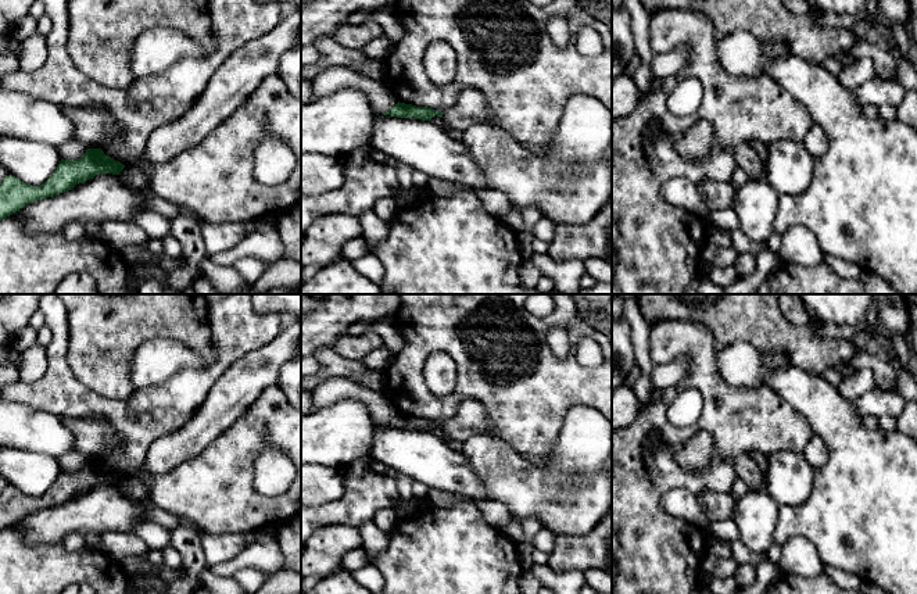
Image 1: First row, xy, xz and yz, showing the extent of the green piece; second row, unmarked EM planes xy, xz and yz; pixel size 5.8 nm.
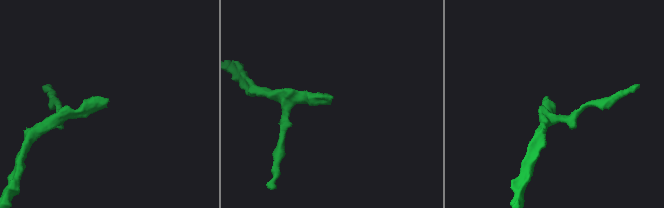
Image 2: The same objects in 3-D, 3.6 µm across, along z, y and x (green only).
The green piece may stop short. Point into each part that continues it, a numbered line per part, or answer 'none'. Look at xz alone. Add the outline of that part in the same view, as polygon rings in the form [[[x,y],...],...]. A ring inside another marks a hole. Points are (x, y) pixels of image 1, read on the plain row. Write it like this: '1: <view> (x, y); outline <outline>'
1: xz (472, 419); outline [[[465,401],[456,416],[443,421],[441,432],[451,441],[490,433],[490,418],[479,401]]]

